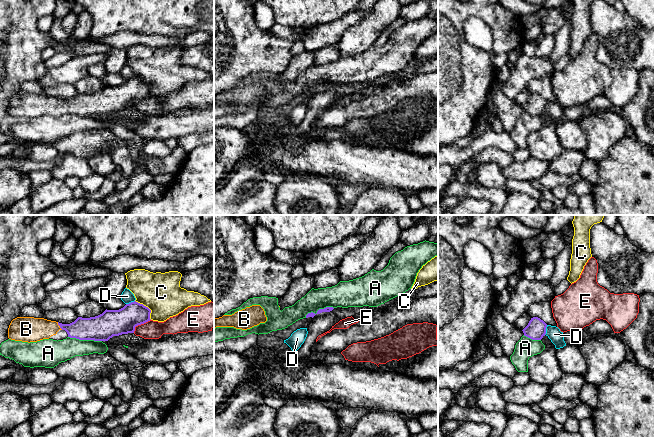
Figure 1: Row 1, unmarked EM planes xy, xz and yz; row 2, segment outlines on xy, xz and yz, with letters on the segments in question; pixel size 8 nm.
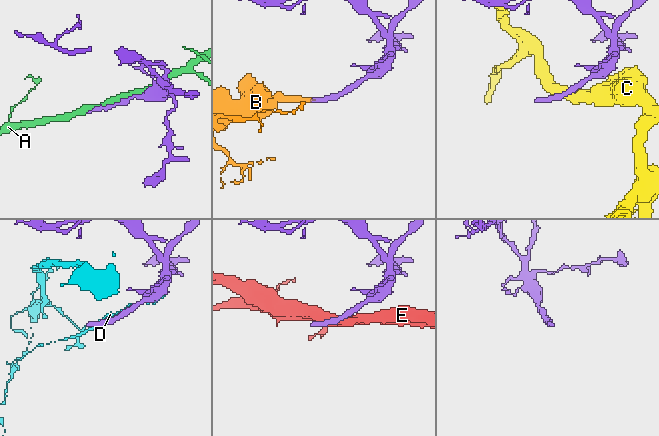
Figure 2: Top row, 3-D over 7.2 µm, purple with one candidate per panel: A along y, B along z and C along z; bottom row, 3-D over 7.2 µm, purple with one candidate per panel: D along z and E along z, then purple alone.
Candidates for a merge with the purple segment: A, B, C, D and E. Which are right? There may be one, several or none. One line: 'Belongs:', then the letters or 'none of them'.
Belongs: B

